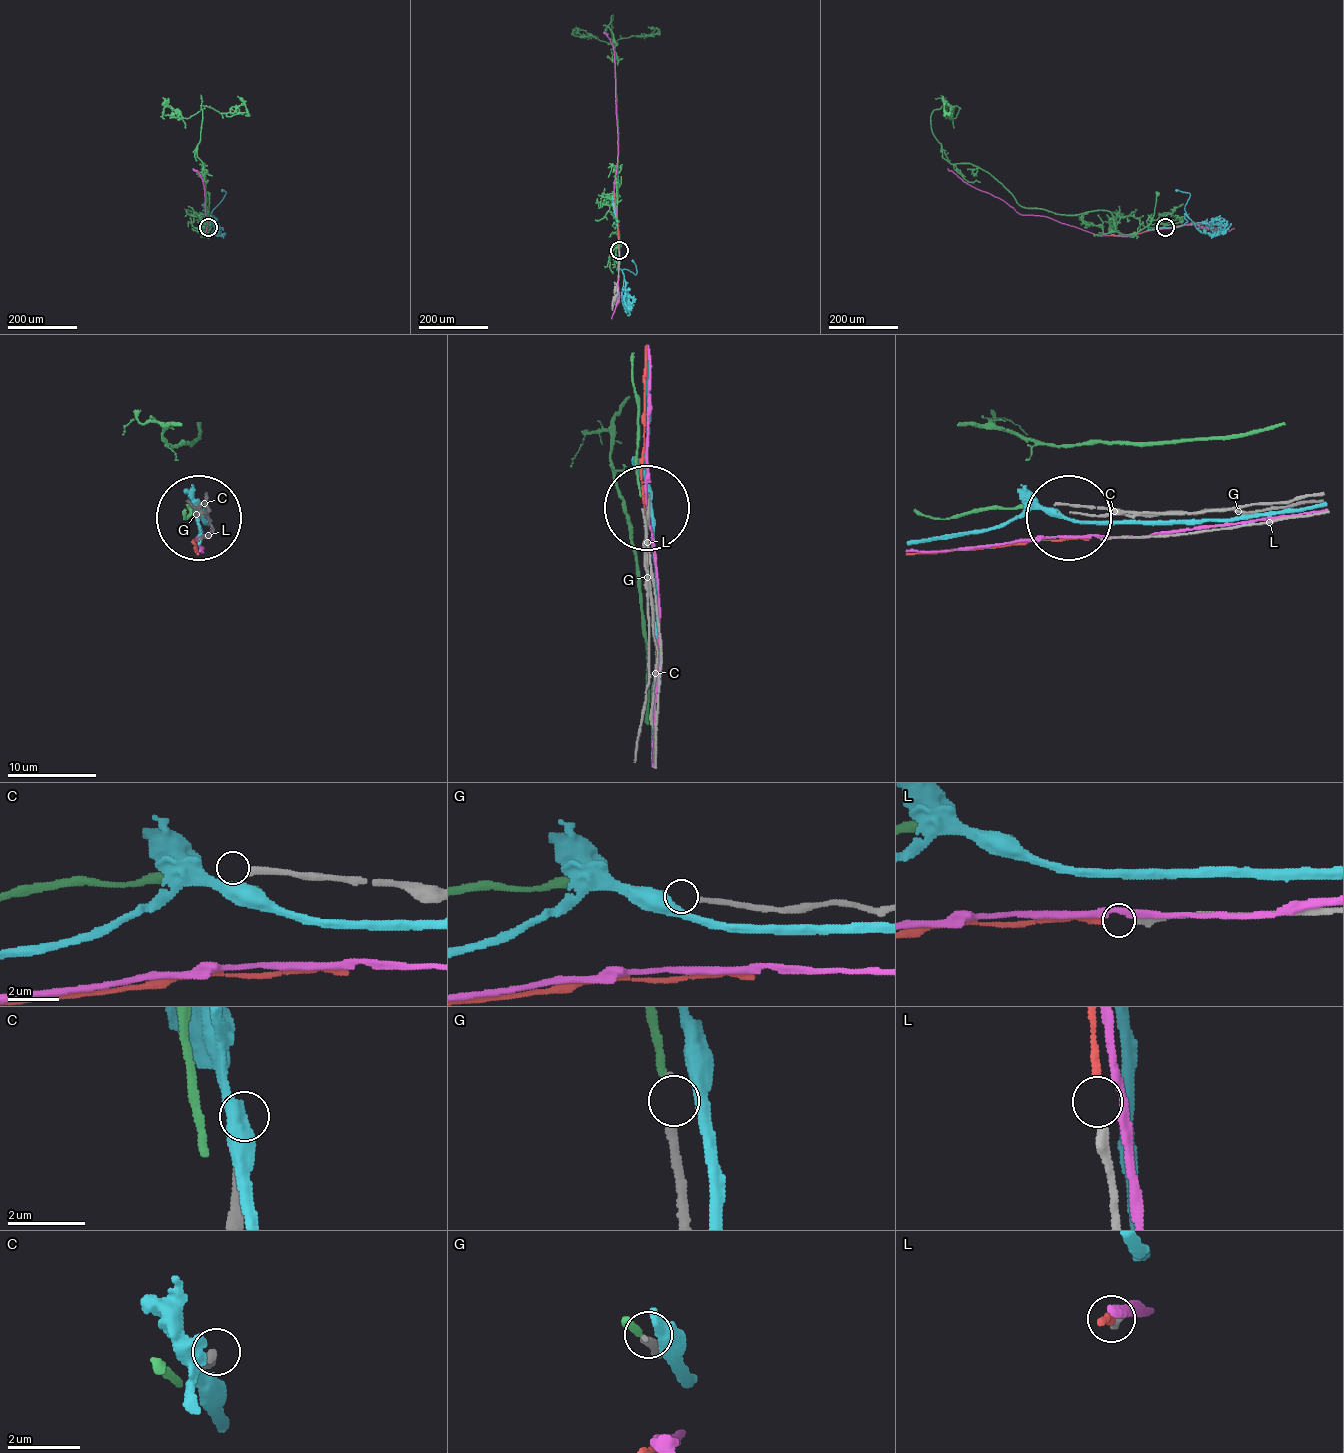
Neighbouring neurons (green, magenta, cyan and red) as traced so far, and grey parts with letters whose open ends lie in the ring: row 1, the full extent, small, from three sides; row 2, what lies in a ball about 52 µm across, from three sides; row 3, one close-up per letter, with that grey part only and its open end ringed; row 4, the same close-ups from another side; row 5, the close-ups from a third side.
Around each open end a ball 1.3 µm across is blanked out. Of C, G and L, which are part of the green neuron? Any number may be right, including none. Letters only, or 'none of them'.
G

